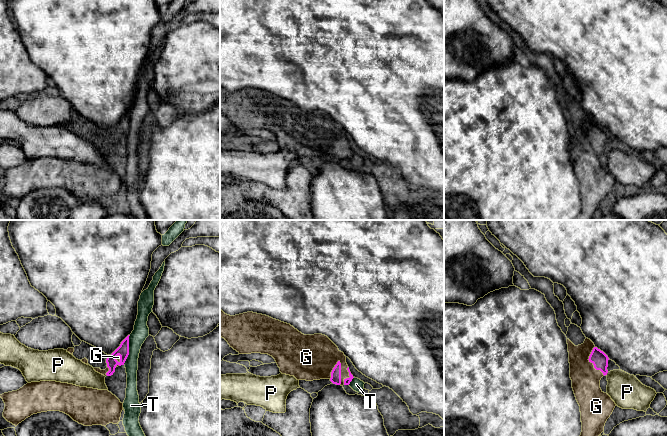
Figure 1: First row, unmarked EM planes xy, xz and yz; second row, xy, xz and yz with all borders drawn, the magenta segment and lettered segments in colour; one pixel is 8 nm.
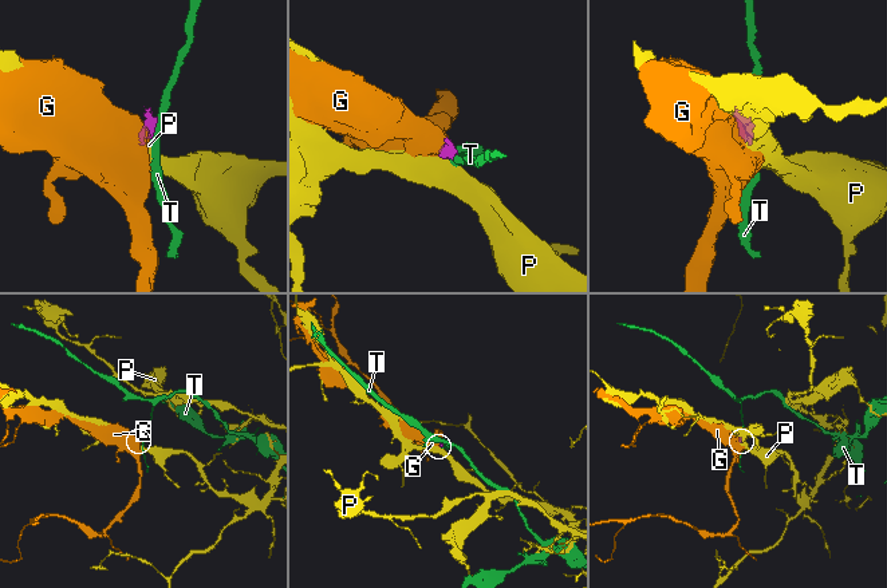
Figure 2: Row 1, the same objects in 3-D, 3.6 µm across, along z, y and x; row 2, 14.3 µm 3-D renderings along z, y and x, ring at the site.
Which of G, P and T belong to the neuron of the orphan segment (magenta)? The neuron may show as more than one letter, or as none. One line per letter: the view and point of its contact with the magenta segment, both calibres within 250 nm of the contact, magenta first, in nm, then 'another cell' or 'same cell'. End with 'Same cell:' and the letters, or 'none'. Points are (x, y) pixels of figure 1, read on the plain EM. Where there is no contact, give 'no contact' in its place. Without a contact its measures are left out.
G: xz (340, 148) | 80/360 nm | same cell
P: yz (606, 150) | 130/260 nm | another cell
T: xy (128, 126) | 100/130 nm | another cell
Same cell: G

